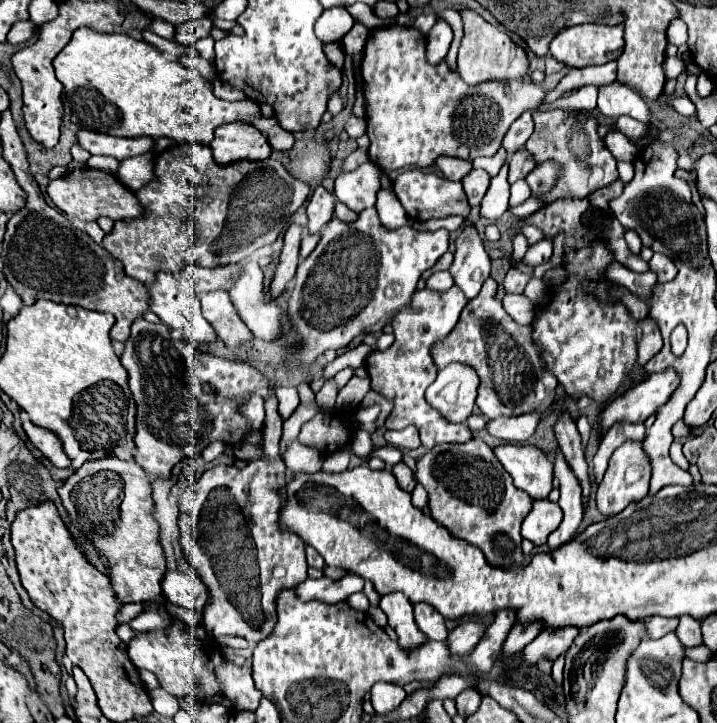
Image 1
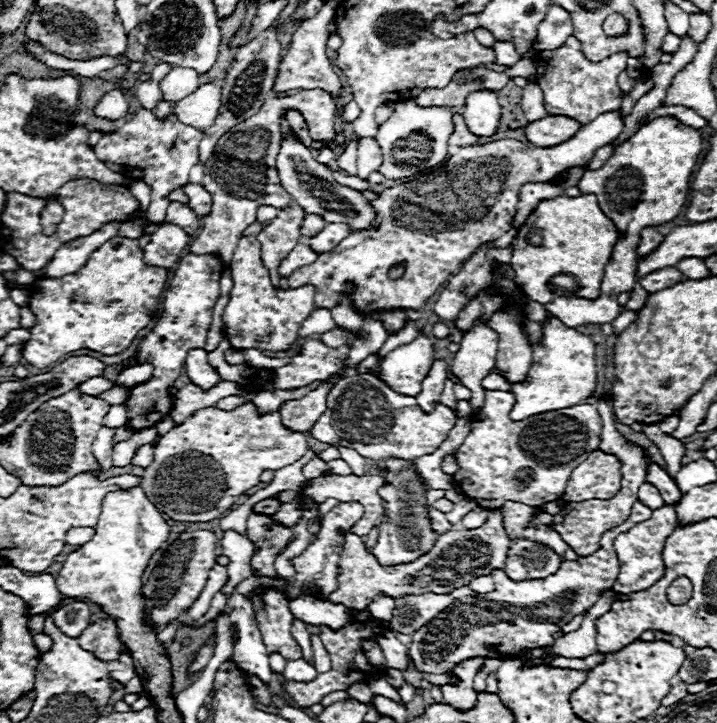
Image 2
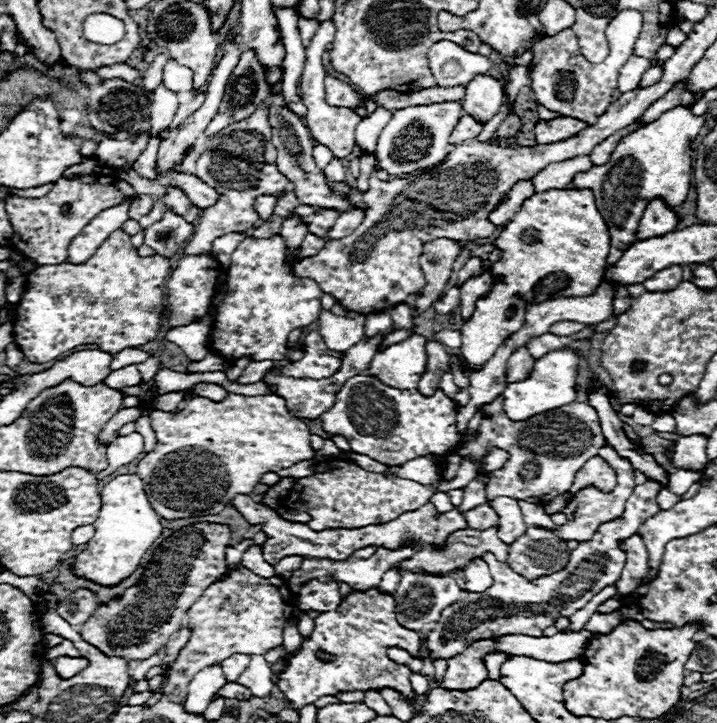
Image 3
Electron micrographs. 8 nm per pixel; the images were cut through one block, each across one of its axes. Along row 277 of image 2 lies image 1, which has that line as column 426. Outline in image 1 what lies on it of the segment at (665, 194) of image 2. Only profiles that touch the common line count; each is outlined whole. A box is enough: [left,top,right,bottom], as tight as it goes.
[414,604,448,640]

